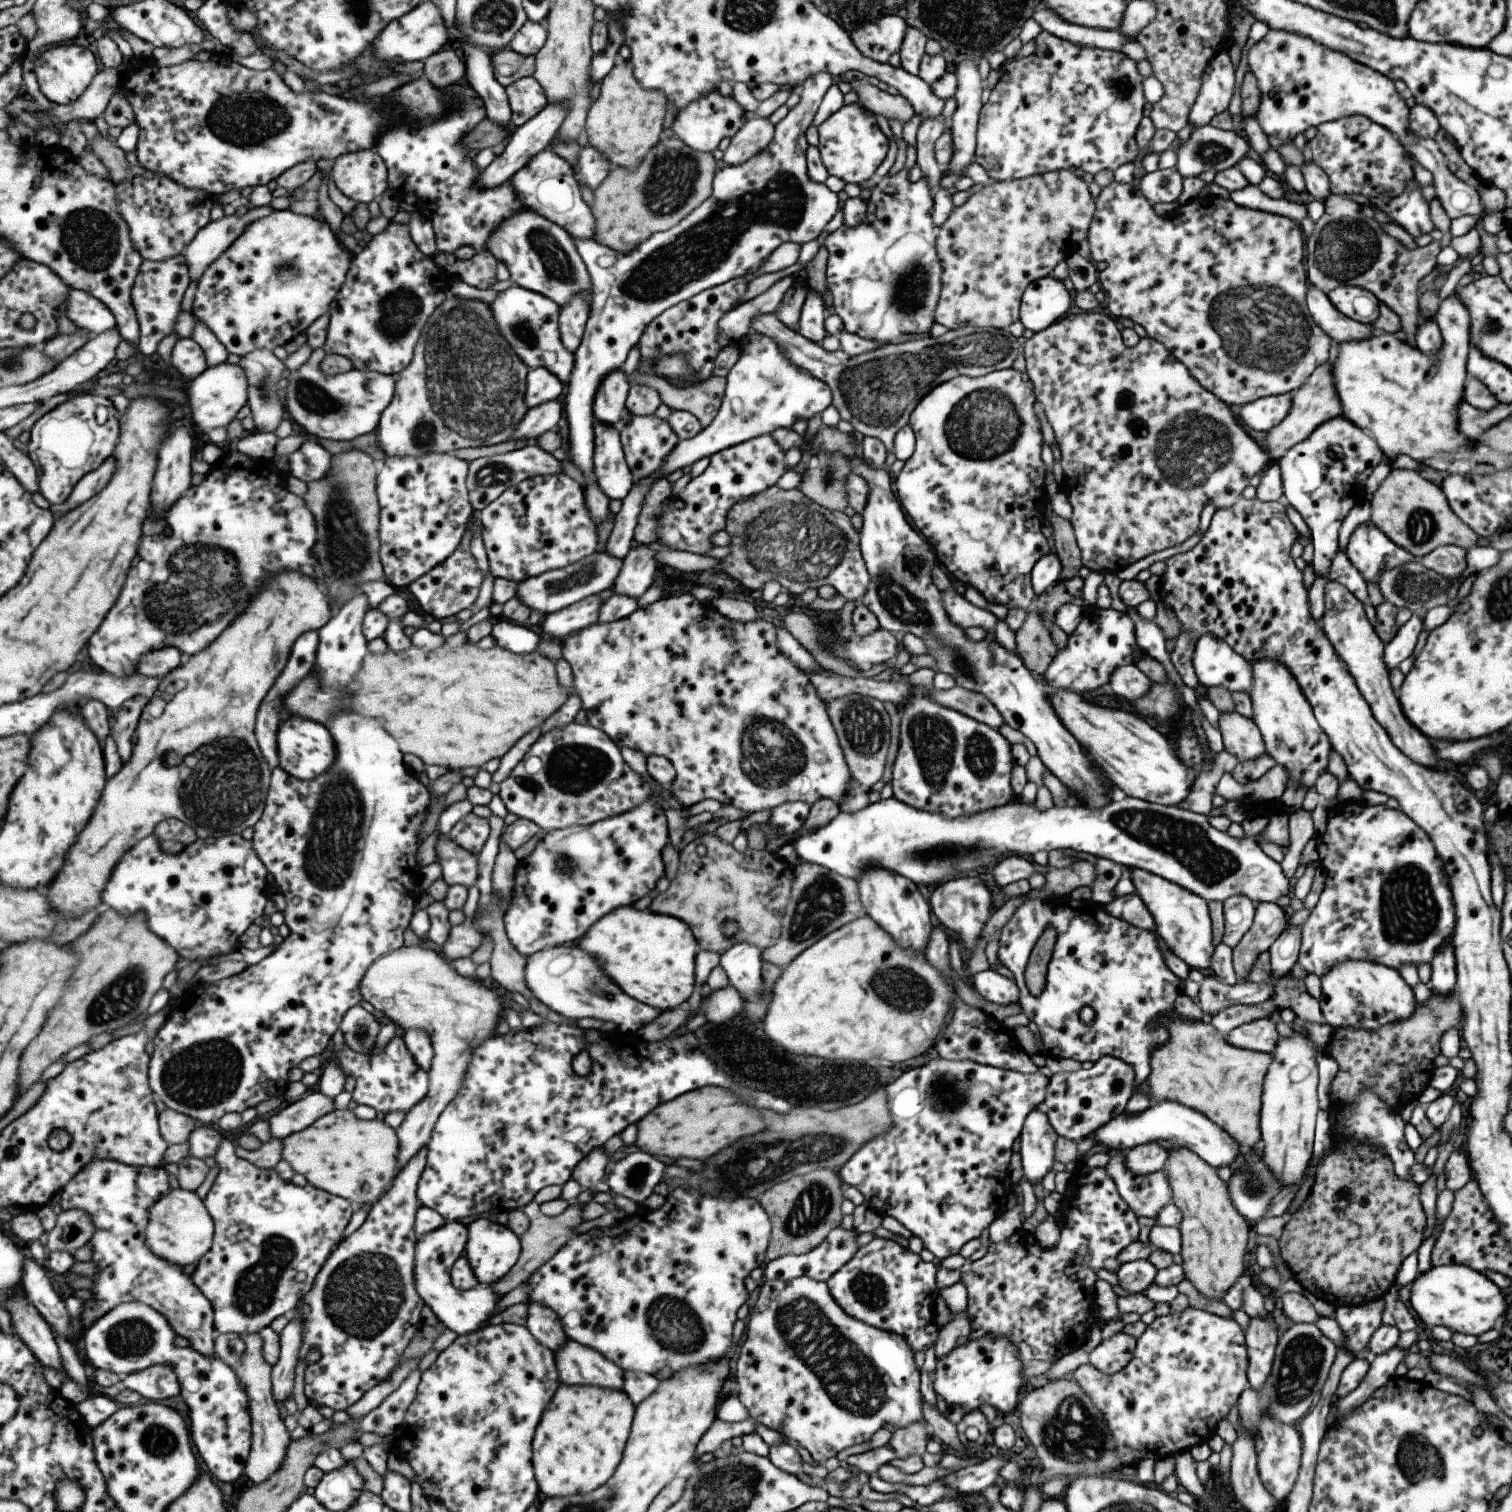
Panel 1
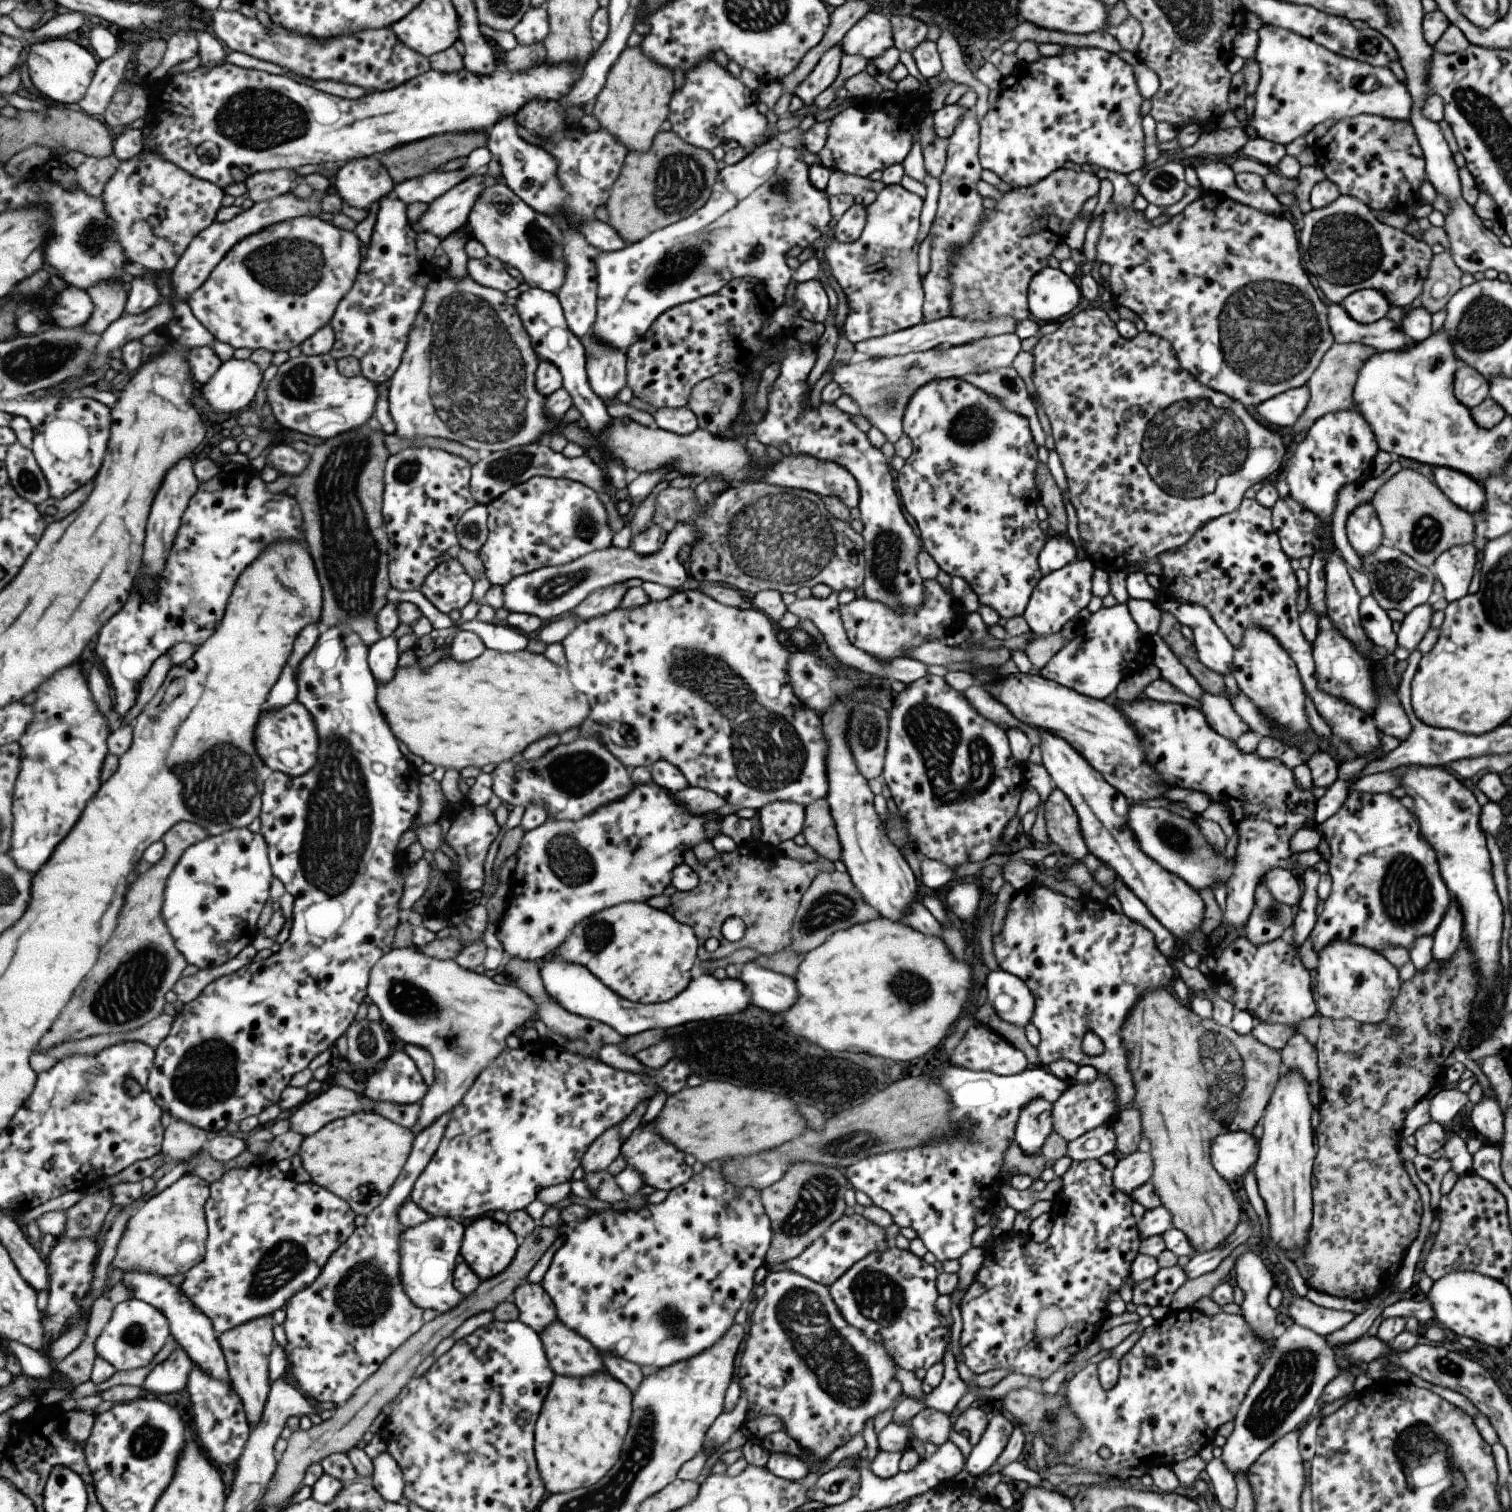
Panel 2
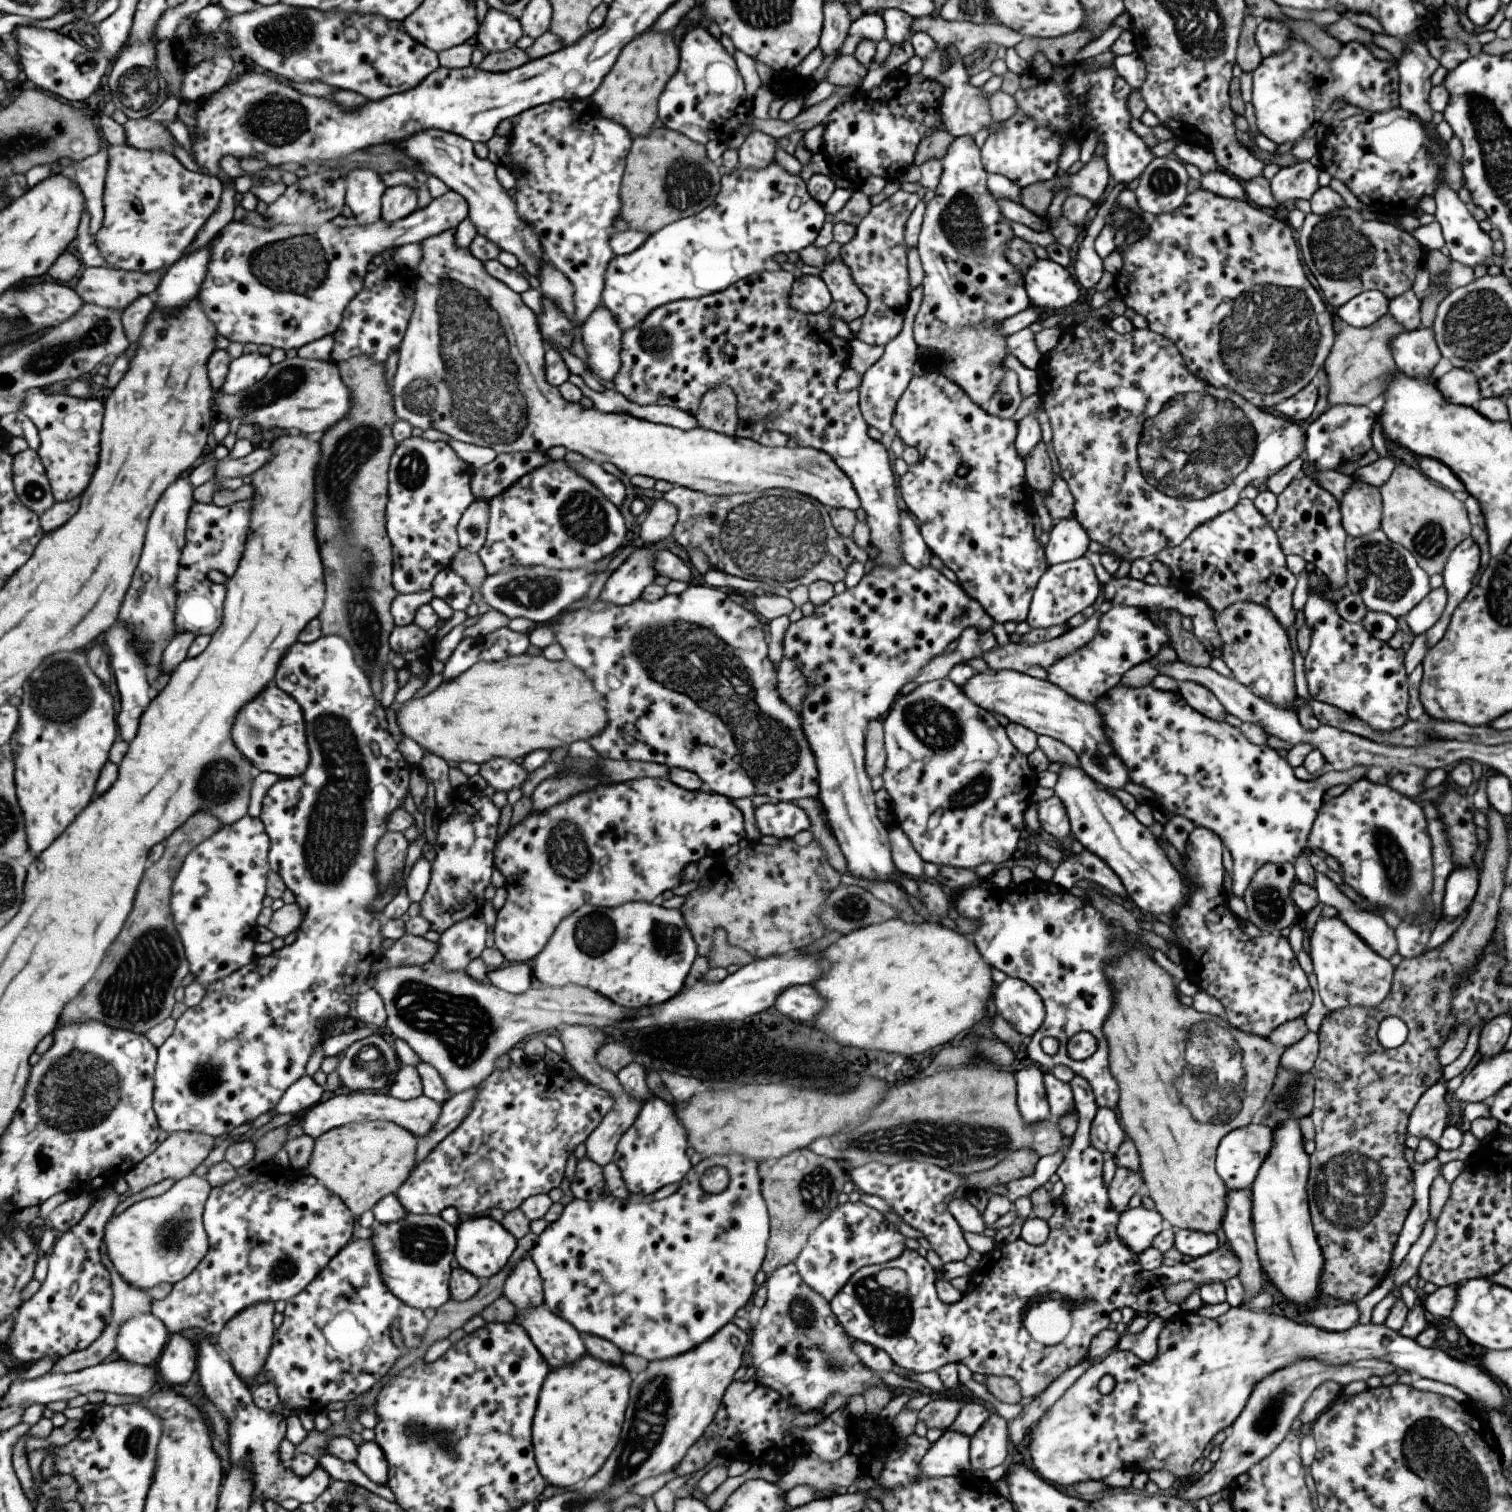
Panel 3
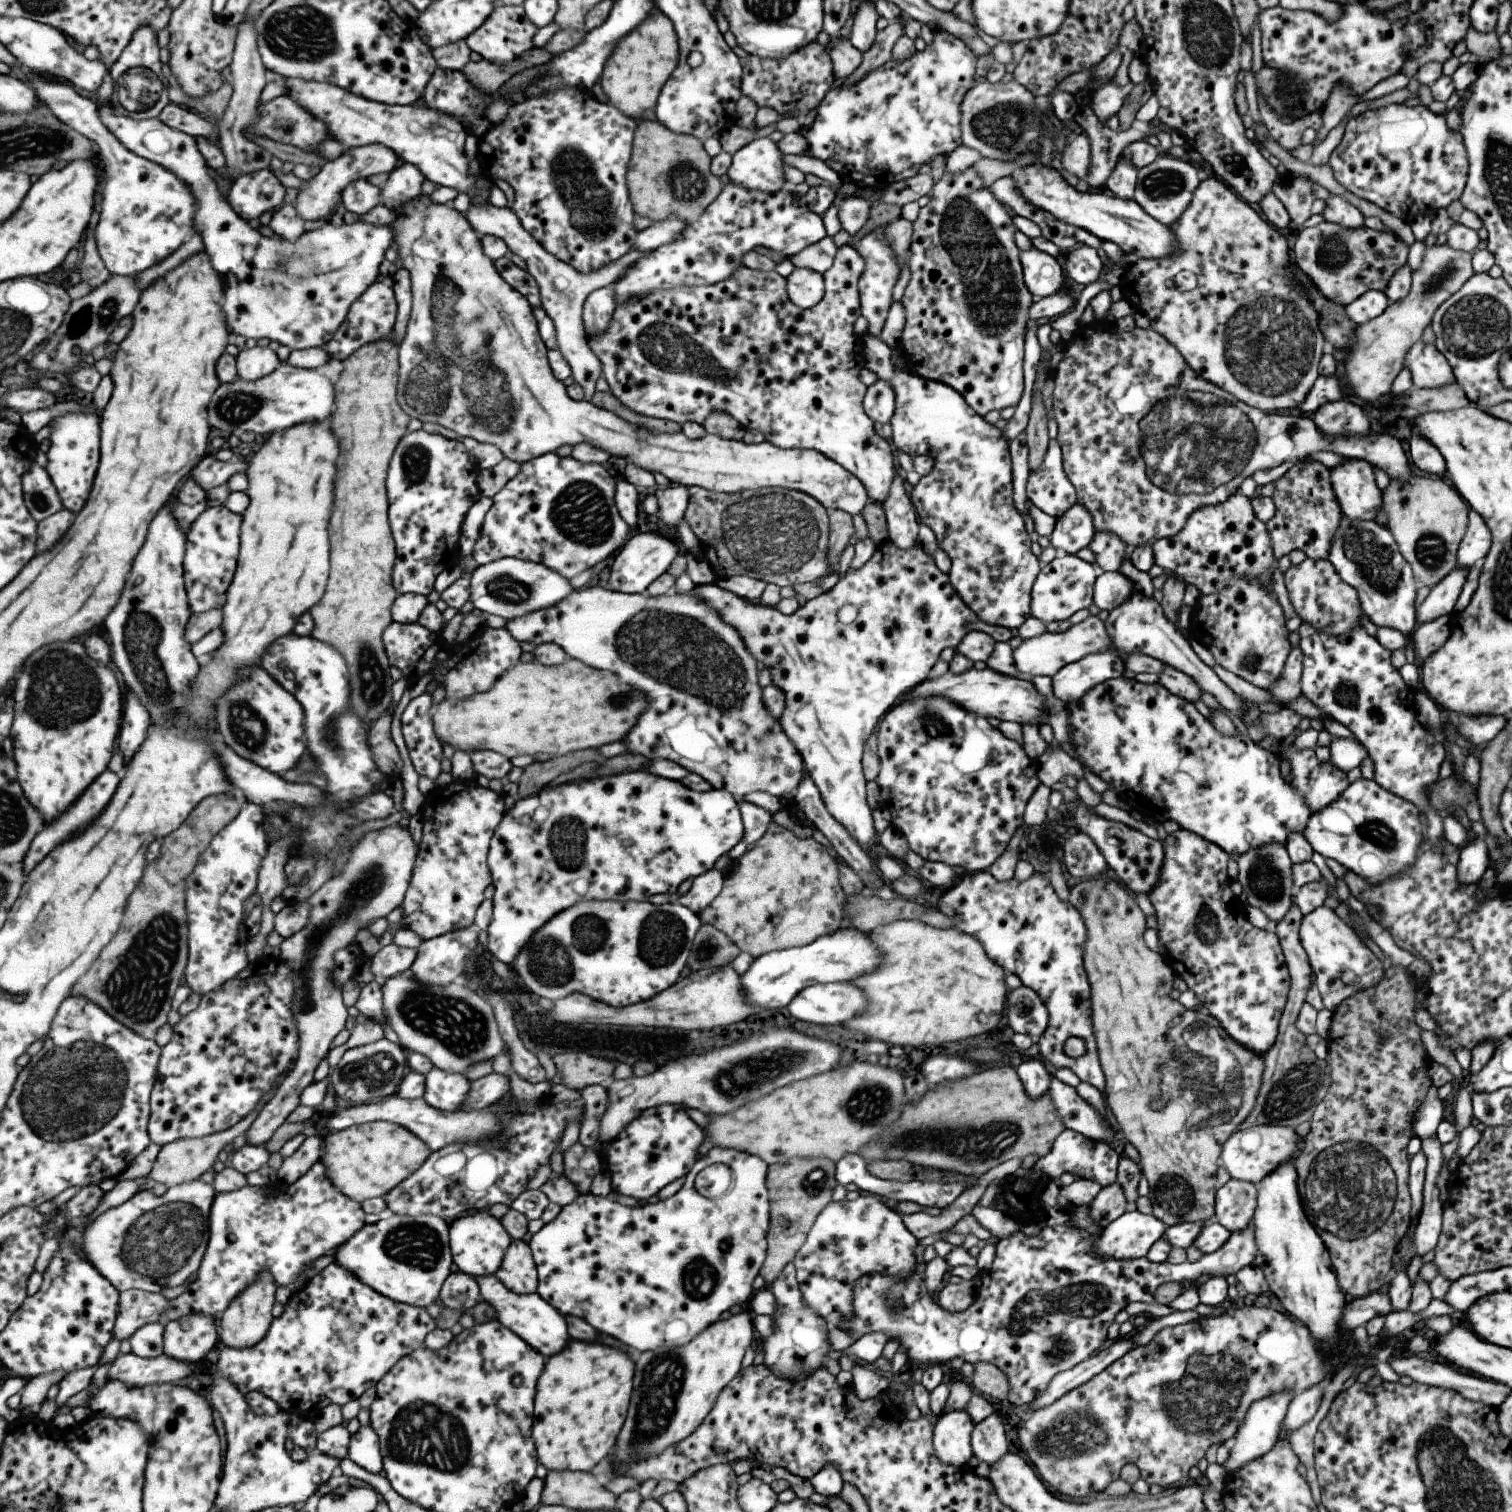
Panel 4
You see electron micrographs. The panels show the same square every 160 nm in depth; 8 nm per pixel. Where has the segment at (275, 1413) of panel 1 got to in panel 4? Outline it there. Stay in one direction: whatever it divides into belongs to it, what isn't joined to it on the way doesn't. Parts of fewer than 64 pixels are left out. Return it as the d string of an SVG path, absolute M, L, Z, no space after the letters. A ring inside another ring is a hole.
M269 1271L263 1273L258 1281L255 1281L245 1292L238 1294L233 1304L221 1314L221 1318L218 1320L220 1340L225 1346L244 1349L255 1346L255 1343L261 1342L261 1339L265 1338L268 1328L275 1318L273 1306L277 1302L277 1298L275 1298L277 1286L273 1273Z

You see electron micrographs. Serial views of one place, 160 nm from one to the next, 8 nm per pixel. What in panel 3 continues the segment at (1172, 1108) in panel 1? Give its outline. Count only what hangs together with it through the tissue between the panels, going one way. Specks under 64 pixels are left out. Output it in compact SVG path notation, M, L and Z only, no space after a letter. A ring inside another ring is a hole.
M1255 1120L1244 1127L1233 1129L1221 1137L1214 1156L1214 1169L1227 1190L1250 1188L1271 1145L1272 1128Z

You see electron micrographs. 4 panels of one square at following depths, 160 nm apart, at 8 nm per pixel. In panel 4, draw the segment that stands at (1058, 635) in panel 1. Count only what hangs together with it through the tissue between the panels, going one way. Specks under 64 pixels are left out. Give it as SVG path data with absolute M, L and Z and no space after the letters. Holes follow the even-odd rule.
M1057 554L1036 574L1030 590L1030 615L1041 622L1059 622L1092 603L1092 586L1100 570L1075 555Z

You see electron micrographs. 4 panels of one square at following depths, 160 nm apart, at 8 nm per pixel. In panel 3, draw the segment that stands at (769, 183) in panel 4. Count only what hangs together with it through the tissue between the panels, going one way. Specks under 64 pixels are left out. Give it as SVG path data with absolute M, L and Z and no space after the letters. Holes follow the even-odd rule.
M750 132L747 138L738 146L738 166L741 169L764 169L774 162L776 142L770 136Z

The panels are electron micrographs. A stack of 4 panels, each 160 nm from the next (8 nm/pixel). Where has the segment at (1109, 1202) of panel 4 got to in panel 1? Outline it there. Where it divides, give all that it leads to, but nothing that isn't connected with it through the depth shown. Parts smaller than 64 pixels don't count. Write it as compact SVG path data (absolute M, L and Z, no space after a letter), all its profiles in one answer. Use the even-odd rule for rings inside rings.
M1155 1141L1135 1145L1124 1154L1124 1165L1135 1176L1148 1175L1164 1168L1168 1152Z

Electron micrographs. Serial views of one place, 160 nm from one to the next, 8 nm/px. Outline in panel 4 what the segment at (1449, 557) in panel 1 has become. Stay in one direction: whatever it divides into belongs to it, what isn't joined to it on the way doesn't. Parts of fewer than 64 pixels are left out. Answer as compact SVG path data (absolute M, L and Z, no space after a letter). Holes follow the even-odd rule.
M1470 509L1467 526L1456 552L1455 567L1469 568L1481 562L1490 546L1491 535L1485 521Z

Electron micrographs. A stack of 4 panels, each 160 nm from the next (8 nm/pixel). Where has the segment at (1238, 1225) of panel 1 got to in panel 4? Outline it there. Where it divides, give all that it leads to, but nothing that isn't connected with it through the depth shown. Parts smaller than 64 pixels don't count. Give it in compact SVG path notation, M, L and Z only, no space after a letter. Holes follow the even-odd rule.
M1093 877L1073 885L1066 891L1066 900L1079 913L1085 925L1086 940L1083 943L1083 968L1090 986L1090 1032L1099 1057L1100 1067L1104 1074L1104 1104L1111 1110L1115 1124L1117 1124L1118 1136L1123 1142L1127 1142L1138 1152L1138 1166L1140 1172L1148 1182L1148 1193L1146 1197L1152 1208L1152 1215L1168 1227L1177 1223L1202 1222L1205 1224L1212 1221L1214 1214L1214 1192L1217 1189L1216 1168L1223 1143L1236 1131L1236 1126L1251 1112L1254 1107L1255 1097L1258 1093L1260 1078L1264 1062L1262 1057L1254 1052L1243 1048L1232 1038L1227 1036L1220 1024L1208 1014L1201 1014L1186 1009L1179 1001L1169 997L1171 983L1175 978L1170 966L1165 963L1165 958L1158 952L1151 951L1143 943L1142 934L1145 927L1145 915L1131 894L1125 892L1120 882L1113 881L1106 877Z

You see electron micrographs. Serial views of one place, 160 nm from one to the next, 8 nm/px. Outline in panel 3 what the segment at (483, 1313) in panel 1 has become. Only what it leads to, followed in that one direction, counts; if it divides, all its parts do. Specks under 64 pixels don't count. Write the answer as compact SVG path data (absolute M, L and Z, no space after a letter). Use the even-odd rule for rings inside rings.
M409 1213L404 1219L394 1223L375 1222L371 1229L382 1279L395 1296L410 1307L421 1310L438 1309L452 1298L451 1262L456 1258L457 1224L445 1222L440 1215Z

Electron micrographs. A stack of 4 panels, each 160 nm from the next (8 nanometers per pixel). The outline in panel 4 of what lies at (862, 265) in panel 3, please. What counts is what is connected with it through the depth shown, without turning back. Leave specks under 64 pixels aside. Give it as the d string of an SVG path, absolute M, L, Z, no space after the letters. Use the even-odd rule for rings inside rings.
M886 225L877 227L863 236L854 247L864 262L863 272L857 281L860 315L867 320L866 332L873 336L879 336L887 310L889 310L889 306L892 304L891 291L900 273L900 268L896 263L894 252L890 249L890 246L886 243L886 239L882 235L885 228Z

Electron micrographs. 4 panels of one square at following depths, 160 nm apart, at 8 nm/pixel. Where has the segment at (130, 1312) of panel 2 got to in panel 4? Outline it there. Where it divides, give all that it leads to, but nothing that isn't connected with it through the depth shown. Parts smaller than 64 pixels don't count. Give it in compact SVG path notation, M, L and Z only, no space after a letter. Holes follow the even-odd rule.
M157 1321L142 1326L130 1338L131 1352L152 1359L164 1353L165 1323Z

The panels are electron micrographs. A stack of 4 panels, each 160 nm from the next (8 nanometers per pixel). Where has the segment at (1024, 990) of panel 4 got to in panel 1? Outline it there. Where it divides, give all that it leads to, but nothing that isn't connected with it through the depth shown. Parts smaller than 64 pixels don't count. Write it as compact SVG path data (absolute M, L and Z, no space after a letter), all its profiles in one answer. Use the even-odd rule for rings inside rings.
M986 969L969 976L972 988L985 1000L993 1004L1013 1004L1018 1002L1019 989L1011 978L1005 978L998 972Z

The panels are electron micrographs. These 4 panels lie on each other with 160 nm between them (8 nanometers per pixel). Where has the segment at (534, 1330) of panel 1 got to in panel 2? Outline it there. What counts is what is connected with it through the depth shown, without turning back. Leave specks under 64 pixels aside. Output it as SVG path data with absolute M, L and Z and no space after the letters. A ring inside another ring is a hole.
M527 1280L515 1289L513 1300L520 1310L520 1320L539 1334L546 1326L559 1320L554 1298L543 1288L542 1283Z

